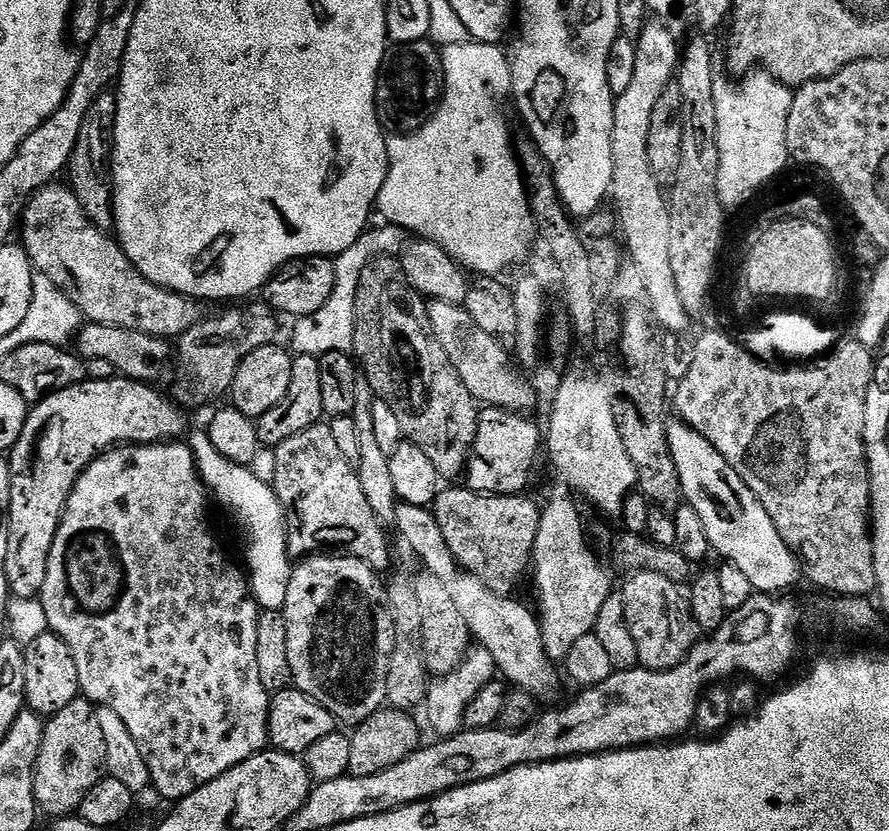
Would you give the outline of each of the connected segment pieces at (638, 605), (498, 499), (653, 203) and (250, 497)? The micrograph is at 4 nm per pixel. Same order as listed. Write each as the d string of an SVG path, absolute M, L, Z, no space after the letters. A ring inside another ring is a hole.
M634 572L627 577L622 595L626 606L626 622L630 626L630 635L634 638L634 646L638 646L639 667L649 668L655 672L665 672L678 666L690 654L692 645L698 639L698 629L689 601L680 593L681 589L670 578L662 578L662 574L653 572Z
M456 486L445 487L434 505L436 521L450 554L465 572L477 576L486 590L499 596L512 596L532 563L541 505L536 505L528 494L484 496L481 492L471 492L466 486L452 487Z
M648 22L645 28L642 30L640 38L635 41L637 57L635 59L634 78L631 79L630 86L627 87L626 92L621 96L615 97L616 105L614 106L614 134L612 135L614 178L612 179L612 191L610 193L611 199L613 201L616 199L616 212L618 215L620 215L620 228L622 231L624 231L622 240L626 245L627 255L630 257L631 263L635 264L638 270L642 270L642 279L646 281L646 290L650 290L650 306L654 306L654 314L658 318L660 327L665 333L668 334L687 333L689 331L687 328L688 320L690 320L690 313L686 310L686 306L682 306L682 298L678 294L678 282L674 282L674 270L672 267L670 267L670 238L672 237L670 234L670 218L672 215L668 213L668 202L665 193L660 193L663 192L662 185L654 178L654 170L650 170L650 158L646 155L646 141L648 141L650 138L650 117L654 114L654 105L658 103L658 98L666 89L673 87L676 73L680 66L682 48L679 43L676 45L676 40L678 40L677 33L673 32L667 24L663 22Z
M210 446L204 448L197 447L194 452L204 487L214 497L215 503L217 500L236 519L237 526L248 539L244 544L244 556L248 559L246 575L252 597L261 609L281 611L286 602L286 586L290 586L294 564L288 555L288 528L284 525L284 511L276 496L276 489L267 479L259 480L251 467L224 461L218 450Z

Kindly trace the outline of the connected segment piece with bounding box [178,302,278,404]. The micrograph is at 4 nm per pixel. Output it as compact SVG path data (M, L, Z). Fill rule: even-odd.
M263 302L249 308L240 307L244 306L229 307L232 309L221 316L209 315L185 336L179 337L178 360L180 356L185 374L192 379L192 396L200 404L216 400L219 396L227 397L232 390L234 374L238 374L238 366L242 366L242 358L246 358L246 354L254 354L254 350L262 350L262 346L277 343L277 313Z

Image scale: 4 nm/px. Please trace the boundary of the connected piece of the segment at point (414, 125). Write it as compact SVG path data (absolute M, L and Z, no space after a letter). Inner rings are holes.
M425 39L416 41L413 44L402 44L393 47L391 51L384 57L384 64L380 68L380 74L376 77L376 113L380 119L380 127L384 129L388 134L411 134L417 132L422 126L426 126L426 122L432 120L432 115L436 113L441 106L441 103L445 97L444 94L444 78L446 75L446 69L444 66L444 58L441 49L437 45L433 44L431 40Z

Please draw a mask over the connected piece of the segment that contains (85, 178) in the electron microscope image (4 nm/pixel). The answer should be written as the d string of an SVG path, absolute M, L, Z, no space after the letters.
M106 91L90 106L90 114L86 114L86 122L82 122L82 130L78 134L78 146L74 146L74 154L70 154L70 162L66 169L67 187L71 188L78 198L78 206L82 206L82 214L90 222L103 230L113 227L112 214L113 187L110 183L110 161L112 158L112 131L116 121L116 97Z

